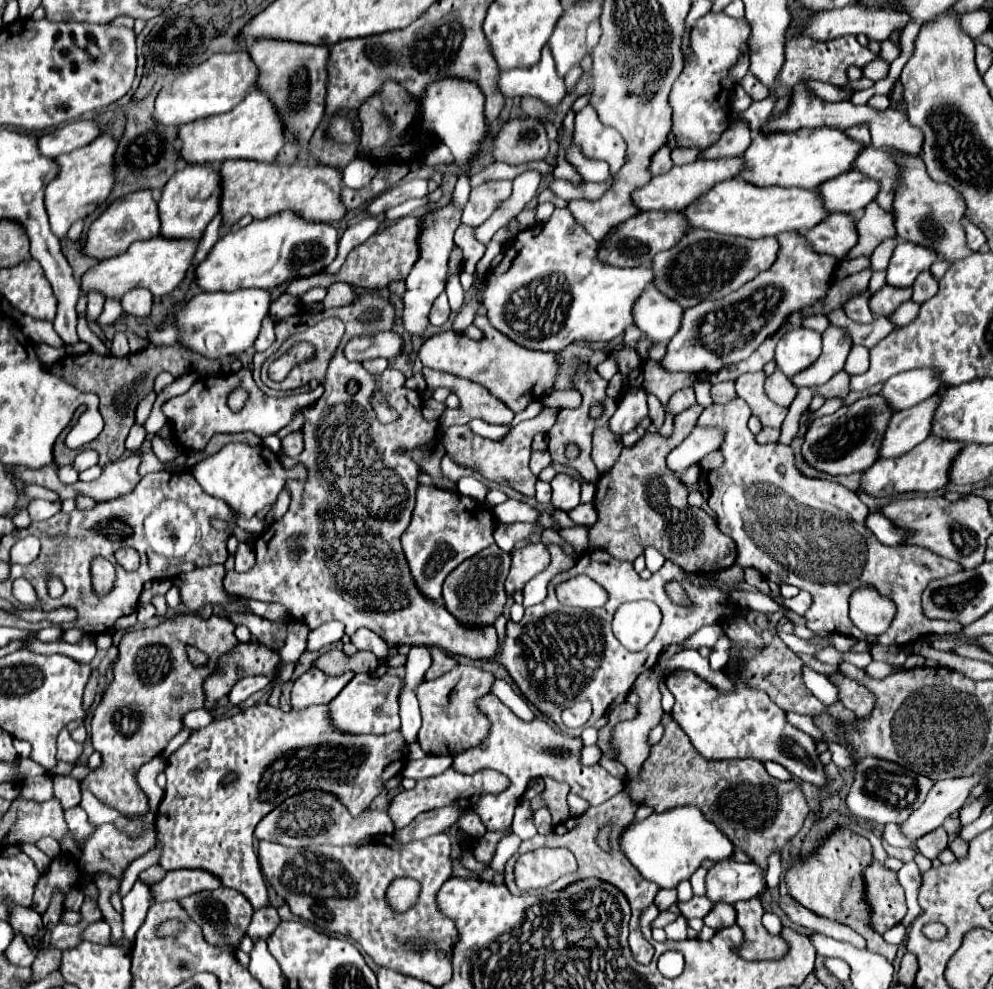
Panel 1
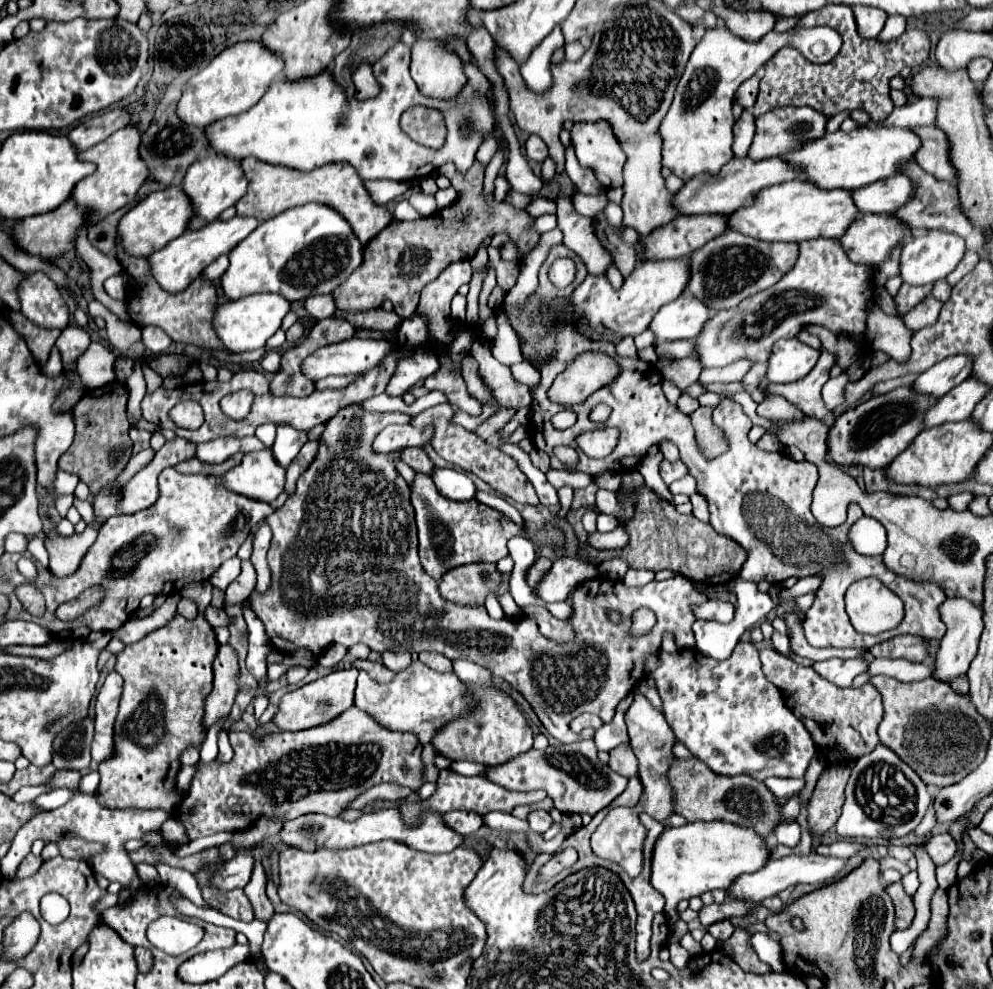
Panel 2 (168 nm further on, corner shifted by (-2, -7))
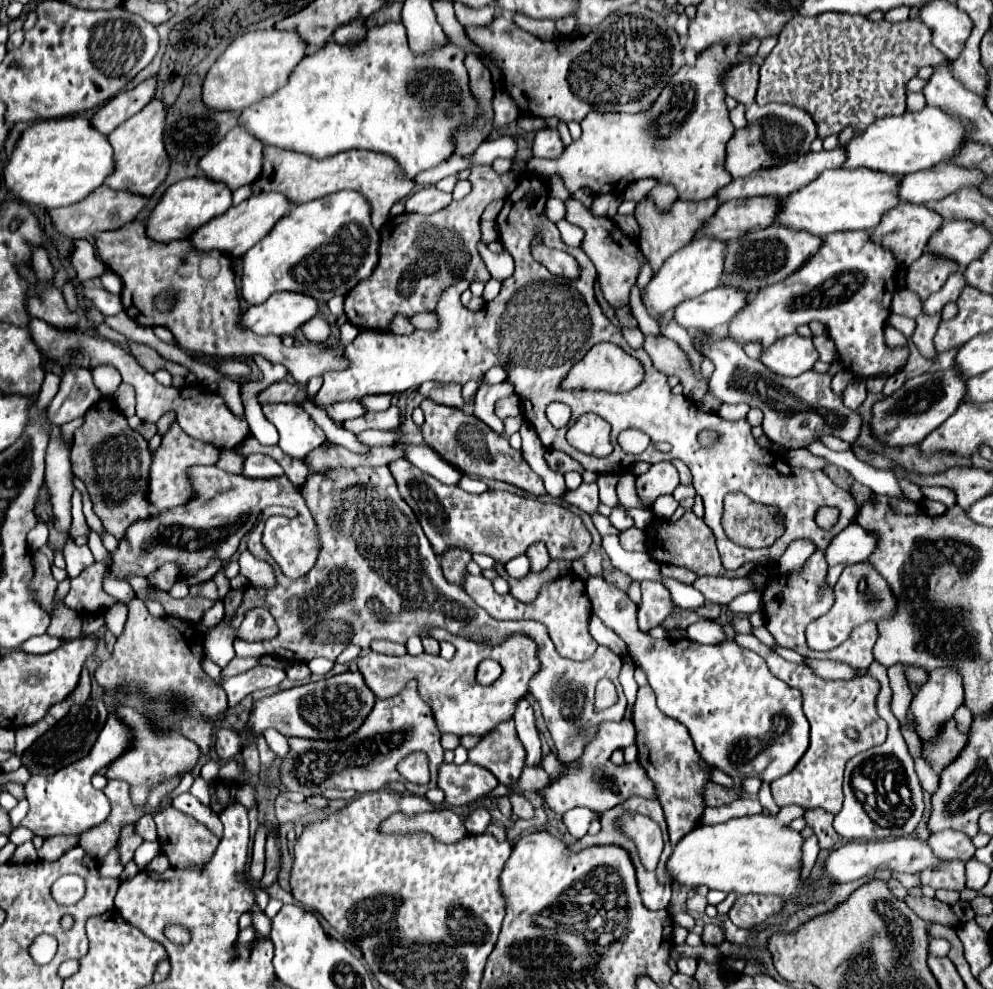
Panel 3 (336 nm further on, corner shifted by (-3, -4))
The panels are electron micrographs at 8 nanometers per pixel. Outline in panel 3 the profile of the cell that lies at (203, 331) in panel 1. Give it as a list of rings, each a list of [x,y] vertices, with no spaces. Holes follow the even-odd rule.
[[[276,292],[264,304],[242,312],[242,324],[256,334],[294,334],[318,314],[318,300],[298,292]]]

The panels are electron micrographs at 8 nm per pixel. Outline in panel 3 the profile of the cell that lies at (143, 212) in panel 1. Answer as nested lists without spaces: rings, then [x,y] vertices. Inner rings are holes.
[[[204,176],[180,180],[166,190],[160,204],[150,214],[148,236],[156,242],[170,242],[170,240],[188,238],[200,226],[210,222],[212,218],[224,214],[230,206],[232,206],[232,190],[228,190],[220,182],[212,182],[210,178],[204,178]]]

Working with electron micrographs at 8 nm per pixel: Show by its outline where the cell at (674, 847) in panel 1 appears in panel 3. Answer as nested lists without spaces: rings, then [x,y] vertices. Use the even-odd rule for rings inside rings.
[[[784,806],[780,808],[778,816],[742,816],[732,818],[724,824],[714,826],[698,826],[690,834],[686,834],[674,848],[670,860],[668,860],[668,872],[674,880],[688,886],[710,886],[710,890],[722,890],[722,892],[736,892],[736,894],[770,894],[780,896],[786,902],[800,900],[802,896],[810,894],[810,888],[814,882],[810,878],[802,878],[802,844],[804,838],[800,832],[790,828],[790,822],[798,816],[802,816],[806,810],[800,806]]]

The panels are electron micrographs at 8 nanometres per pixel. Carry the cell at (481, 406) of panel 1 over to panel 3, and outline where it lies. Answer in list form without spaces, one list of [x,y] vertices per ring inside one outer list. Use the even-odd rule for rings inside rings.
[[[424,382],[418,388],[418,392],[424,398],[430,398],[436,404],[444,404],[444,406],[452,406],[452,408],[462,408],[464,406],[460,390],[462,390],[460,384],[444,384],[444,382]]]

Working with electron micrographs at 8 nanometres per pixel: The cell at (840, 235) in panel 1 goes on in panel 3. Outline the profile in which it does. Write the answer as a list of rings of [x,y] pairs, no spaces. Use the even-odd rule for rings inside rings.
[[[902,200],[894,210],[890,210],[888,214],[882,216],[880,226],[876,226],[872,230],[872,238],[876,242],[880,242],[882,246],[890,248],[896,254],[896,260],[900,264],[910,266],[916,258],[922,256],[928,240],[942,226],[942,222],[944,222],[944,218],[938,212],[930,210],[928,206],[924,206],[924,204],[912,204],[912,202],[904,202]]]

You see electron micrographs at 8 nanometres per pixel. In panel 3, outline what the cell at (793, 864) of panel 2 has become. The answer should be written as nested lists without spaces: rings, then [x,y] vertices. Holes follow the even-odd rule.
[[[904,836],[904,838],[896,838],[896,840],[882,840],[882,842],[848,842],[836,850],[832,850],[824,868],[826,868],[826,876],[834,878],[836,882],[852,882],[852,880],[870,876],[876,870],[890,870],[896,874],[922,874],[924,870],[938,868],[944,862],[946,860],[934,856],[932,848],[924,840]]]

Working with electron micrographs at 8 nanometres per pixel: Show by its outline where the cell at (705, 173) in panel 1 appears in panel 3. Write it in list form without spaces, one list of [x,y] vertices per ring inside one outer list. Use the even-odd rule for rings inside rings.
[[[836,146],[830,152],[828,150],[810,152],[810,154],[800,156],[794,162],[786,162],[786,164],[774,166],[770,170],[760,170],[760,172],[756,172],[752,176],[732,180],[724,190],[720,190],[718,198],[720,200],[732,200],[732,198],[750,198],[750,196],[788,196],[788,194],[792,194],[792,190],[800,190],[800,186],[808,186],[808,182],[816,180],[816,176],[820,176],[824,170],[842,168],[844,158],[846,158],[846,154],[844,154],[842,146]]]

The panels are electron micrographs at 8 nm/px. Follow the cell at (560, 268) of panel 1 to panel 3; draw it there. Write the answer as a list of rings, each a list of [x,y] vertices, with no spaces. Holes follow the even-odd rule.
[[[698,238],[686,248],[678,250],[672,258],[668,258],[666,264],[660,268],[660,272],[650,280],[646,288],[644,306],[648,308],[650,316],[664,314],[666,310],[676,308],[680,302],[688,298],[696,298],[708,290],[718,288],[722,284],[726,250],[728,250],[728,242],[712,240],[712,238]]]

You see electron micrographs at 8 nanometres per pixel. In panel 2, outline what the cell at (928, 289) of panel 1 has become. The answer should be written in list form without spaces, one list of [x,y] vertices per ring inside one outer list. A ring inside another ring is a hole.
[[[933,295],[925,297],[919,305],[915,305],[907,315],[903,315],[903,321],[909,329],[913,331],[919,331],[921,327],[927,327],[927,325],[933,325],[937,321],[937,315],[941,311],[941,301],[937,301]]]

